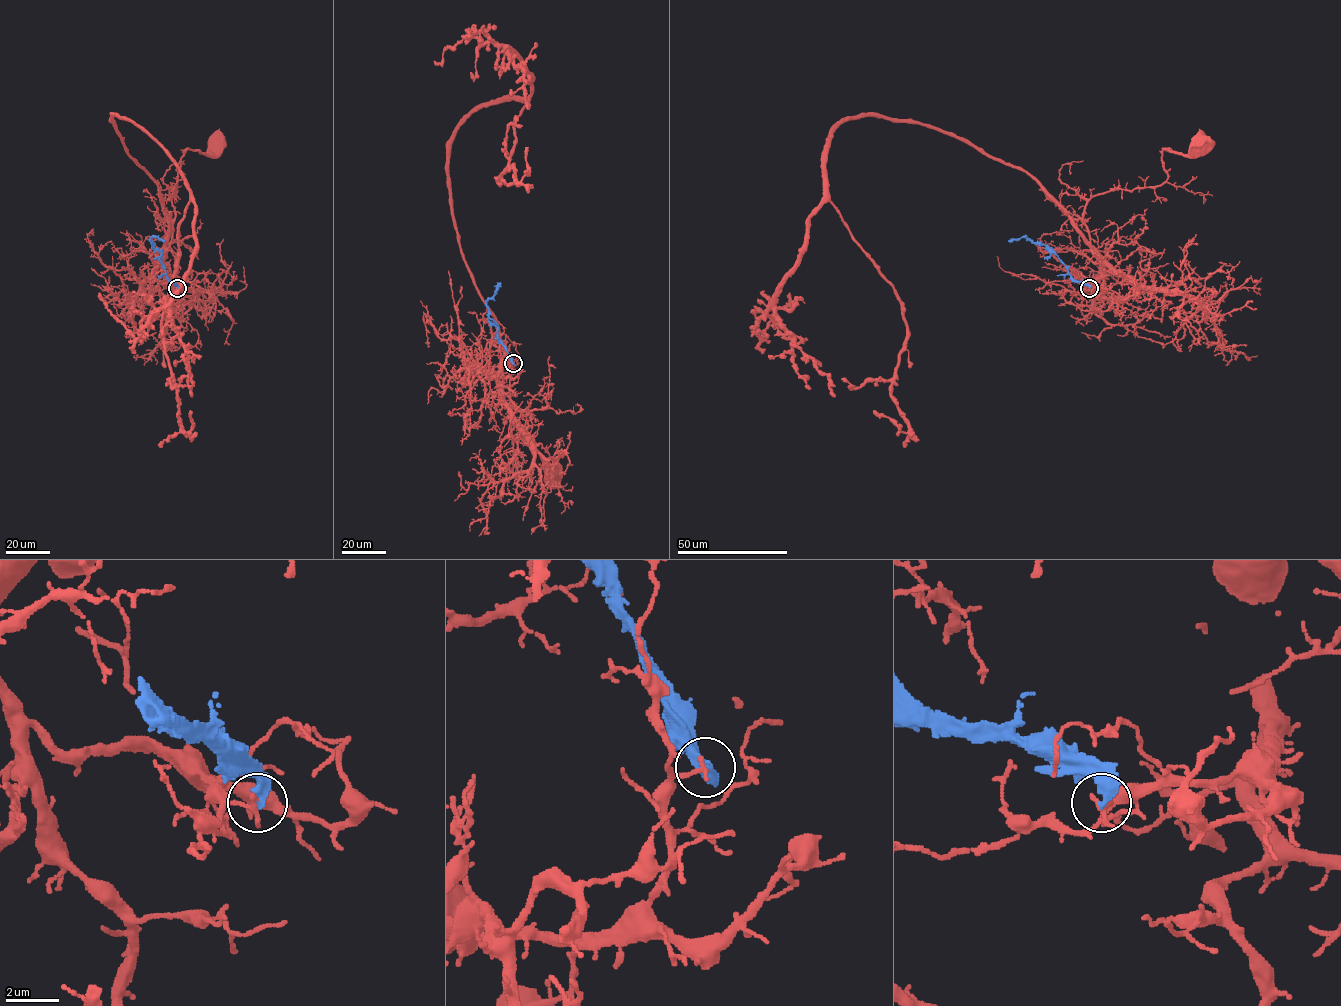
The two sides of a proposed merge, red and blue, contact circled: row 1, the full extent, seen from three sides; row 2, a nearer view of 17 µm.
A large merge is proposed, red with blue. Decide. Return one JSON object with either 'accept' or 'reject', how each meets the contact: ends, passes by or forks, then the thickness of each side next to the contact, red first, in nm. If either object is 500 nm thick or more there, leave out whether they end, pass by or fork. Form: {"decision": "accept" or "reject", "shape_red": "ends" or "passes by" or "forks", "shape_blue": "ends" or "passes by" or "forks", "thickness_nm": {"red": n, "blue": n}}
{"decision": "reject", "shape_red": "ends", "shape_blue": "ends", "thickness_nm": {"red": 200, "blue": 400}}

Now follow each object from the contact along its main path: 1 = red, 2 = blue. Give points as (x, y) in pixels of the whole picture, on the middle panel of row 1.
1: (513, 363), (505, 377), (490, 375), (511, 358), (508, 408), (513, 442), (521, 436), (534, 443), (551, 473)
2: (513, 363), (497, 336), (497, 327), (488, 320), (487, 301), (500, 282)

